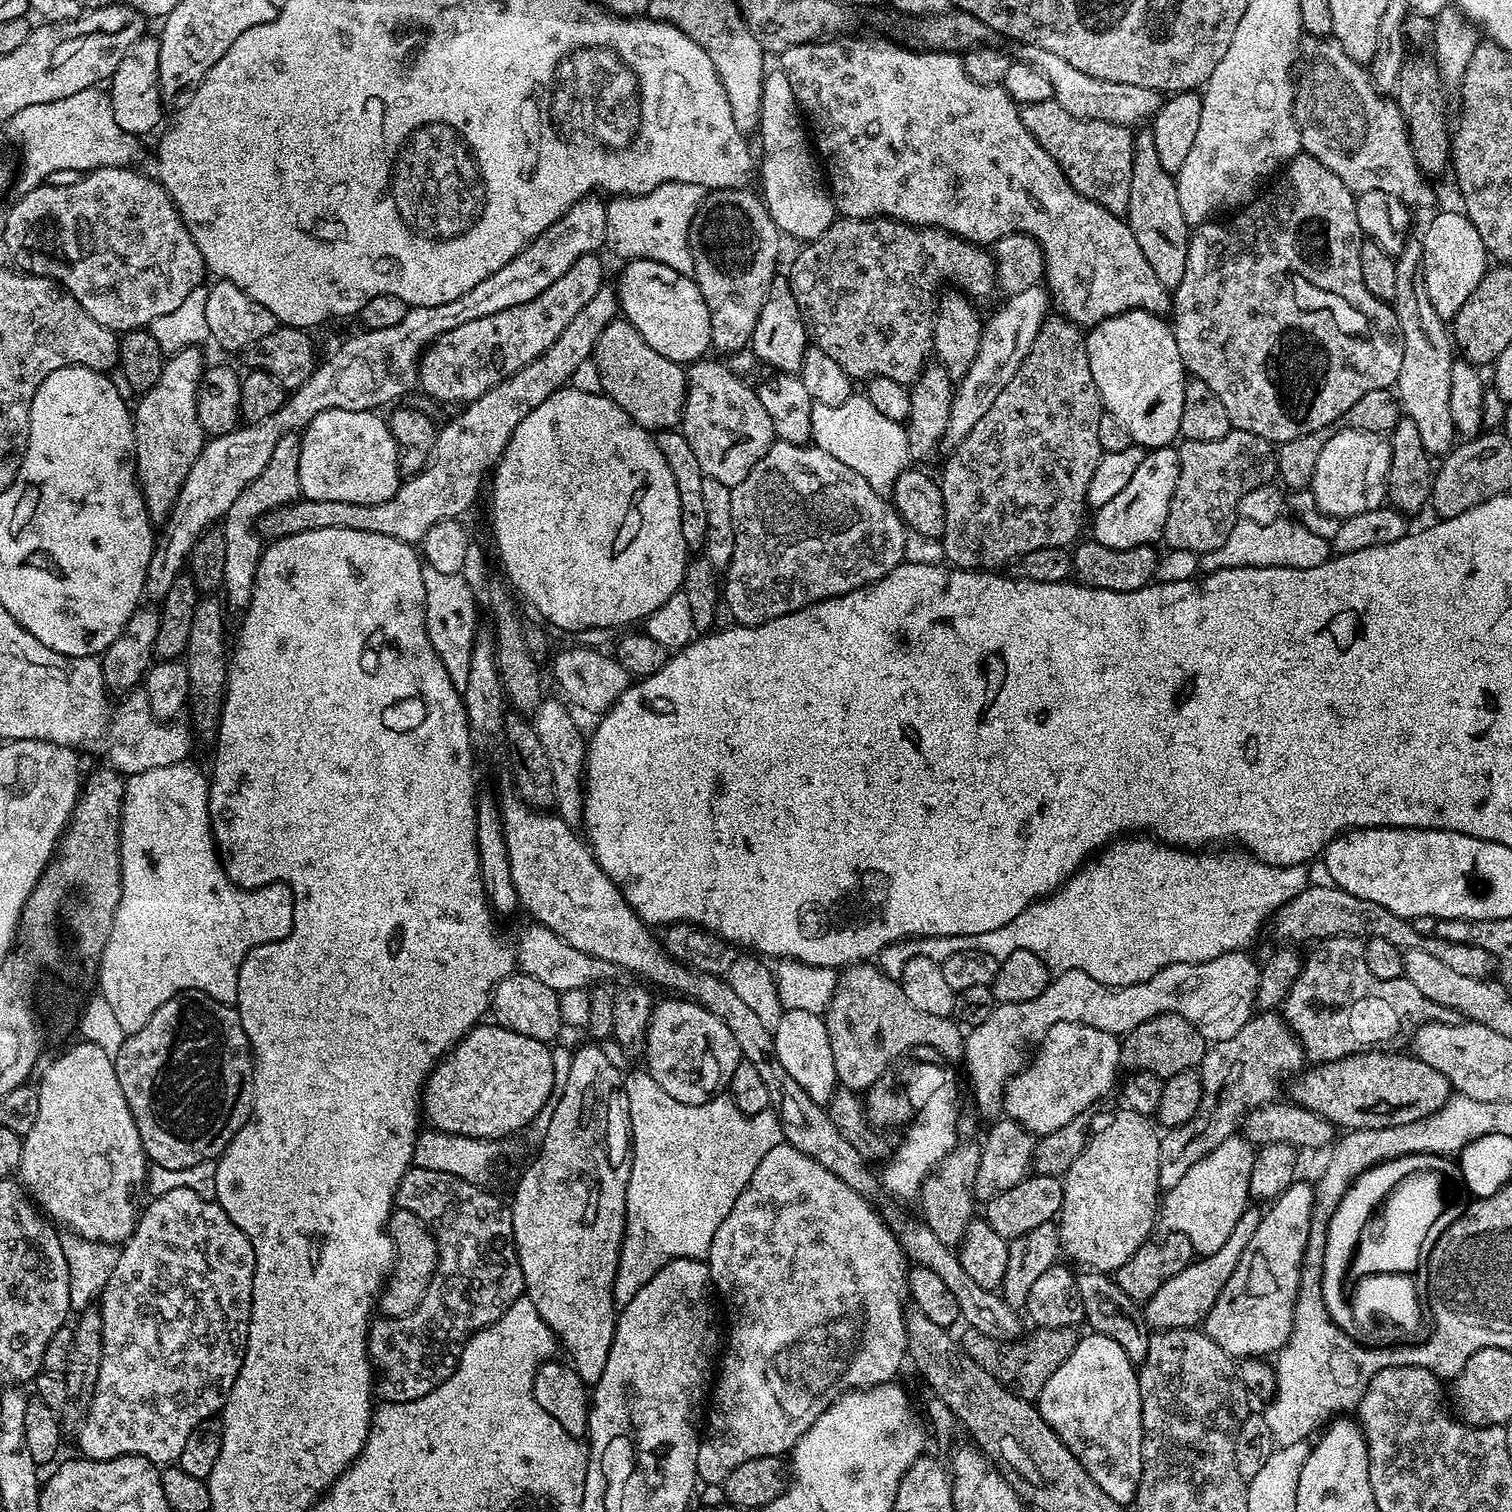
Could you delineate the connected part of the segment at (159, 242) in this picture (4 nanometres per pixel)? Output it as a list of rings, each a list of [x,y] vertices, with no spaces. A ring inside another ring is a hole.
[[[131,167],[127,168],[95,168],[92,172],[81,175],[73,184],[52,184],[56,182],[45,182],[36,188],[31,188],[29,192],[23,193],[19,197],[20,201],[8,212],[8,217],[4,220],[4,232],[2,238],[8,247],[8,255],[11,263],[19,271],[28,273],[29,276],[47,276],[49,280],[56,281],[65,292],[69,292],[86,314],[94,318],[94,322],[102,322],[117,334],[130,331],[131,328],[142,328],[148,326],[152,320],[171,316],[174,310],[181,305],[182,300],[195,288],[201,287],[205,283],[206,269],[204,259],[190,234],[190,230],[185,226],[184,219],[180,217],[180,211],[176,209],[175,202],[168,197],[168,191],[159,179],[143,176]]]

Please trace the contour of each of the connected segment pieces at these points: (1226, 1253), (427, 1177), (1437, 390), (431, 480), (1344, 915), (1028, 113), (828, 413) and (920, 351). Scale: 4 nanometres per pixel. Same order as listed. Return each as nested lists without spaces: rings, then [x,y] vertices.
[[[1249,1206],[1244,1209],[1242,1217],[1238,1218],[1238,1223],[1230,1232],[1229,1238],[1226,1238],[1226,1242],[1216,1253],[1195,1259],[1181,1273],[1170,1278],[1170,1281],[1164,1282],[1155,1291],[1155,1294],[1145,1301],[1142,1311],[1151,1329],[1164,1331],[1166,1329],[1193,1328],[1203,1323],[1210,1308],[1214,1306],[1214,1302],[1221,1294],[1222,1287],[1226,1286],[1231,1274],[1234,1274],[1234,1269],[1241,1261],[1243,1251],[1250,1246],[1255,1231],[1261,1228],[1263,1211],[1255,1207]]]
[[[415,1166],[408,1169],[398,1186],[395,1203],[422,1218],[436,1239],[438,1262],[426,1294],[415,1310],[409,1316],[381,1319],[380,1332],[372,1330],[368,1333],[368,1359],[378,1373],[374,1388],[381,1401],[397,1404],[430,1394],[438,1385],[446,1382],[450,1374],[454,1374],[460,1355],[464,1353],[465,1342],[480,1328],[502,1318],[505,1310],[517,1298],[525,1295],[522,1266],[518,1262],[514,1242],[511,1207],[484,1190],[481,1185],[471,1184],[469,1180],[449,1172],[422,1170]]]
[[[1409,239],[1395,261],[1394,307],[1404,339],[1404,349],[1402,370],[1396,379],[1394,391],[1403,415],[1409,416],[1414,426],[1418,426],[1418,438],[1422,438],[1422,446],[1426,446],[1429,456],[1443,458],[1452,451],[1458,440],[1456,427],[1450,418],[1450,370],[1454,359],[1454,340],[1449,325],[1440,317],[1438,310],[1434,310],[1430,294],[1426,294],[1421,241]]]
[[[605,286],[600,288],[598,294],[594,294],[594,298],[590,298],[590,302],[586,302],[586,306],[582,306],[582,310],[578,310],[578,314],[571,320],[570,326],[566,326],[566,330],[562,330],[562,334],[558,334],[554,346],[550,346],[542,355],[534,358],[534,362],[522,366],[522,370],[518,370],[502,382],[498,382],[498,386],[494,386],[489,392],[478,397],[477,400],[461,407],[457,411],[461,412],[445,428],[441,427],[437,431],[432,459],[416,475],[407,477],[401,483],[400,489],[386,502],[359,504],[358,502],[326,502],[325,500],[301,498],[294,504],[284,504],[280,508],[272,508],[269,512],[264,513],[258,521],[260,534],[266,538],[279,538],[281,536],[293,536],[306,530],[346,528],[348,530],[366,530],[372,534],[386,534],[407,544],[415,545],[417,542],[423,541],[426,532],[438,522],[463,517],[463,512],[479,498],[480,487],[483,484],[485,487],[490,473],[495,469],[497,462],[500,461],[501,454],[504,453],[510,442],[510,434],[514,434],[514,426],[518,426],[518,422],[522,422],[522,418],[526,418],[526,414],[530,414],[530,410],[542,406],[542,402],[546,402],[546,398],[550,398],[550,394],[554,394],[559,388],[565,387],[571,381],[574,370],[582,362],[593,359],[596,343],[602,334],[602,330],[606,330],[606,326],[610,326],[610,322],[617,319],[619,312],[620,299],[616,296],[615,287]]]
[[[1325,884],[1326,886],[1310,886],[1302,891],[1300,889],[1292,896],[1290,902],[1286,902],[1279,908],[1272,919],[1272,927],[1274,926],[1274,934],[1280,939],[1280,942],[1298,944],[1300,940],[1321,940],[1328,939],[1331,936],[1352,936],[1359,940],[1365,940],[1370,937],[1384,938],[1386,942],[1391,942],[1400,949],[1418,949],[1423,948],[1426,954],[1433,955],[1434,958],[1440,959],[1441,963],[1449,968],[1453,968],[1461,975],[1469,975],[1470,977],[1478,977],[1487,979],[1490,970],[1497,965],[1496,959],[1482,947],[1475,944],[1458,943],[1456,940],[1442,939],[1435,934],[1423,936],[1415,929],[1417,928],[1411,921],[1401,918],[1388,910],[1384,906],[1376,902],[1369,902],[1366,899],[1358,898],[1357,895],[1346,894],[1341,888]]]
[[[1055,98],[1023,105],[1020,108],[1020,117],[1022,126],[1026,126],[1026,130],[1034,134],[1036,144],[1042,146],[1042,150],[1050,154],[1054,162],[1058,162],[1062,174],[1066,174],[1070,186],[1074,186],[1078,194],[1096,200],[1098,206],[1110,210],[1116,216],[1123,217],[1127,213],[1130,202],[1130,178],[1134,170],[1134,136],[1125,125],[1074,118],[1070,110],[1062,110],[1062,106]]]
[[[854,394],[842,406],[813,403],[811,443],[826,450],[826,454],[834,454],[854,474],[862,474],[872,489],[885,498],[891,497],[898,474],[905,472],[910,464],[907,427],[882,414],[864,394]]]
[[[871,216],[871,218],[837,218],[823,236],[817,240],[809,240],[803,245],[804,248],[792,260],[792,269],[786,272],[790,282],[790,290],[794,290],[794,302],[798,302],[798,310],[804,319],[804,325],[808,327],[808,335],[815,347],[826,350],[842,370],[852,377],[853,381],[864,382],[873,376],[885,376],[905,386],[911,385],[920,377],[920,373],[929,363],[933,355],[932,347],[932,324],[938,315],[938,293],[945,287],[947,280],[953,280],[957,289],[963,290],[969,297],[988,296],[997,291],[996,286],[996,262],[993,253],[987,247],[972,244],[961,236],[955,236],[941,228],[921,228],[915,224],[907,224],[901,220],[892,220],[889,216]]]

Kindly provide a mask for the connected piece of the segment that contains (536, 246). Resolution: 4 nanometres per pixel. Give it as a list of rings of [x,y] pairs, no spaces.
[[[584,197],[578,203],[574,203],[571,209],[558,220],[549,226],[542,235],[534,239],[519,252],[502,269],[496,271],[482,282],[478,282],[473,290],[466,291],[451,302],[439,304],[437,306],[409,307],[406,317],[389,329],[374,330],[368,329],[360,331],[349,338],[328,361],[317,363],[316,368],[285,399],[284,404],[270,414],[270,418],[262,418],[253,424],[245,423],[243,426],[237,426],[230,434],[211,437],[205,443],[203,450],[198,454],[194,466],[190,466],[190,474],[186,474],[186,482],[182,482],[182,490],[178,498],[172,504],[172,512],[169,514],[162,531],[165,532],[164,544],[157,543],[152,549],[150,566],[148,567],[148,577],[144,583],[144,596],[160,602],[164,595],[174,586],[174,578],[178,578],[185,571],[192,555],[192,547],[197,540],[205,535],[204,532],[212,523],[223,521],[224,515],[238,502],[238,494],[266,470],[266,462],[270,462],[270,454],[274,454],[274,446],[286,435],[299,433],[307,428],[308,424],[318,414],[326,410],[354,410],[355,412],[375,411],[383,408],[382,406],[395,403],[396,398],[402,397],[412,388],[416,388],[419,381],[419,359],[423,355],[425,348],[437,340],[442,334],[454,330],[463,323],[474,322],[475,319],[488,317],[490,314],[509,309],[512,306],[522,305],[523,302],[530,302],[536,298],[542,290],[552,286],[554,282],[570,270],[570,266],[578,258],[597,253],[604,245],[606,236],[606,214],[607,205],[599,197]]]

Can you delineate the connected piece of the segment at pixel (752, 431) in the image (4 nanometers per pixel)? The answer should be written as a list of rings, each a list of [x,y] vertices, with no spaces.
[[[701,358],[687,365],[688,393],[678,428],[686,442],[690,442],[690,450],[694,450],[704,475],[718,478],[718,482],[734,489],[750,470],[754,470],[766,450],[770,450],[776,431],[756,388],[748,385],[747,379],[732,373],[724,362],[708,359]]]

